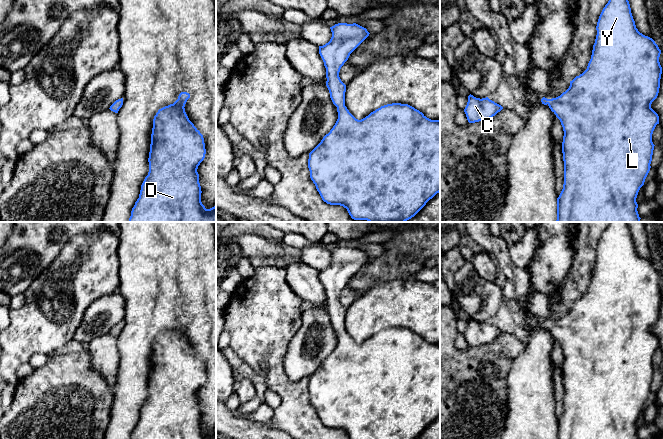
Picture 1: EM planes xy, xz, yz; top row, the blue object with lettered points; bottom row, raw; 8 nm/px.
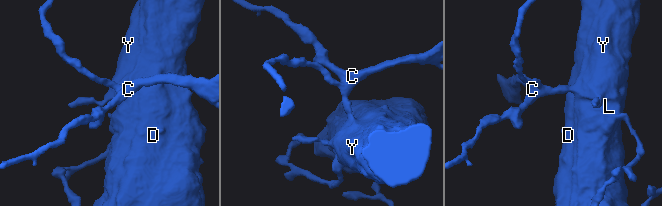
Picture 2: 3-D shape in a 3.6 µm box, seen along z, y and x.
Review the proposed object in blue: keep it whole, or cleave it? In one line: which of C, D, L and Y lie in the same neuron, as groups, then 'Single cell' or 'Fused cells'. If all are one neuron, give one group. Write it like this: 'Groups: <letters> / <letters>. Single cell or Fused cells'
Groups: C D L Y. Single cell

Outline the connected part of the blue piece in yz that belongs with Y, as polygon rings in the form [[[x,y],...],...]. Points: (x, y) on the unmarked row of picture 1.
[[[610,222],[599,240],[596,254],[587,293],[570,305],[569,312],[560,320],[541,323],[560,344],[564,355],[564,408],[557,422],[557,439],[639,439],[636,422],[651,392],[655,370],[652,358],[659,348],[659,340],[651,328],[660,312],[661,274],[652,262],[636,252],[628,222]]]

